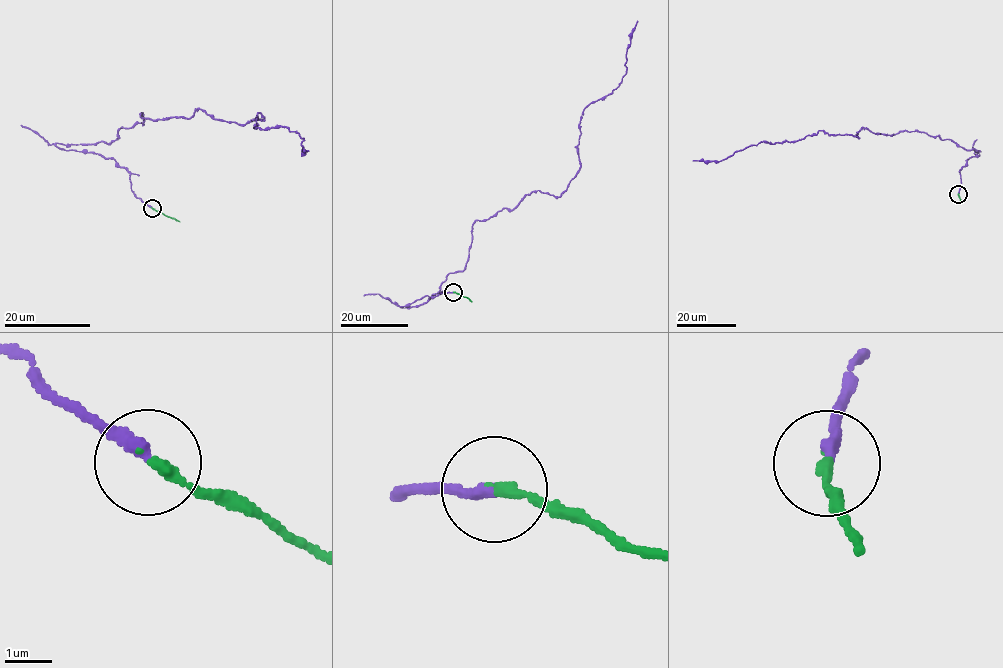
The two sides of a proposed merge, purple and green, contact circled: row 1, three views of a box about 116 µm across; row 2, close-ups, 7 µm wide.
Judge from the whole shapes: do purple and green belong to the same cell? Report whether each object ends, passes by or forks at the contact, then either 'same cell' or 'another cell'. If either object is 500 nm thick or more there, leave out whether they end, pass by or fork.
purple ends there; green ends there; same cell

